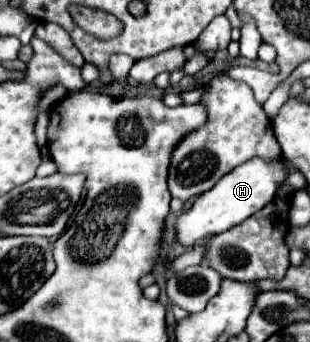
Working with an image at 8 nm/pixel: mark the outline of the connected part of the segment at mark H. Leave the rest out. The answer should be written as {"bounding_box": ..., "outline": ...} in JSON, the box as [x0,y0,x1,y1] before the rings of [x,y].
{"bounding_box":[174,158,286,246],"outline":[[[284,158],[266,162],[266,160],[248,160],[240,168],[234,168],[228,176],[220,178],[216,188],[200,194],[194,200],[194,206],[188,212],[182,212],[174,224],[176,240],[182,246],[196,246],[202,240],[216,236],[240,222],[244,222],[248,216],[264,208],[268,202],[274,200],[276,188],[284,182],[286,170],[284,170]]]}

